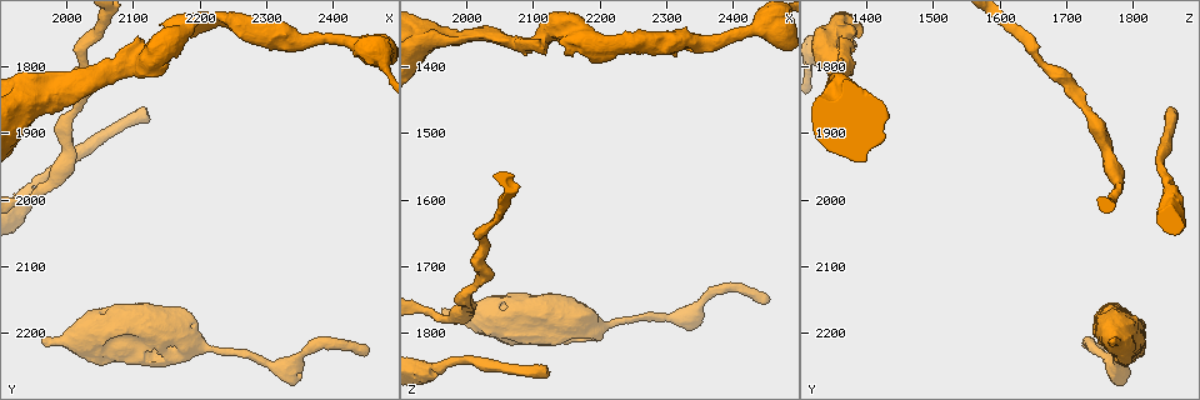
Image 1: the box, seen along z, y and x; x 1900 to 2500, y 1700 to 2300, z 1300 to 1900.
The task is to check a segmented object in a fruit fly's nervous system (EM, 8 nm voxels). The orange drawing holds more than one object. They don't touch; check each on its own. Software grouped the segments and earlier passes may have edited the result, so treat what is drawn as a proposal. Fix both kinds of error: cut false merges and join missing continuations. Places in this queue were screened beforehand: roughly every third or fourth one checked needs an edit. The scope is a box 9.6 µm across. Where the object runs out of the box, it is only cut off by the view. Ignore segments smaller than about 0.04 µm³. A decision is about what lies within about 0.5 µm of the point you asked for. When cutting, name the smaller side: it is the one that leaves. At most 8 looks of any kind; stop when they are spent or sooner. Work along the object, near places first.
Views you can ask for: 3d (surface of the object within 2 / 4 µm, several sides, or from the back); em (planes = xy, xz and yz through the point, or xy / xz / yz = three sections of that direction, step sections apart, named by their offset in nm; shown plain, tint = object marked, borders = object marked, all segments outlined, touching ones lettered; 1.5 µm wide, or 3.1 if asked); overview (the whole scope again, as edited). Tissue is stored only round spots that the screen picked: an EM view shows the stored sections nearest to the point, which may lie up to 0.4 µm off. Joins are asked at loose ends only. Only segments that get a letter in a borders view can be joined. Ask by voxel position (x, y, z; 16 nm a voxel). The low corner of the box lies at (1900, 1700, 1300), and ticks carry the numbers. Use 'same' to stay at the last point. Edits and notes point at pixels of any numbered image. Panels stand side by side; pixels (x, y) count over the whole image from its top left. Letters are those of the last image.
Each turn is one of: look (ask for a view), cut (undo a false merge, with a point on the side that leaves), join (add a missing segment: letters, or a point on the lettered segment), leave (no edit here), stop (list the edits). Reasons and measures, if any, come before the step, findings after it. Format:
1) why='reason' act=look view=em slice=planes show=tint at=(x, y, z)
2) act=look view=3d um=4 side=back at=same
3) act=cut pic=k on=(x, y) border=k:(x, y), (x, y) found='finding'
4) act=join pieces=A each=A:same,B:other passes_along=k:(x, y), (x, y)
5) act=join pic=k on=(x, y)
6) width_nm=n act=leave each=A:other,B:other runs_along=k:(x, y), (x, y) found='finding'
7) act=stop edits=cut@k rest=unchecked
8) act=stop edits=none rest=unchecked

why='free end' act=look view=3d um=4 at=(2155, 2235, 1815)

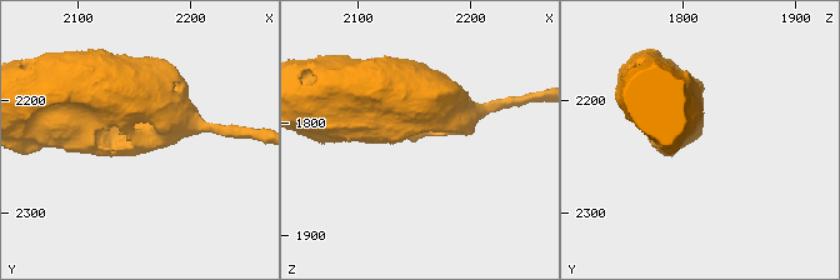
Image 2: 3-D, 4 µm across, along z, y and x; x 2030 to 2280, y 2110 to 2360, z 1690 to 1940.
why='need the tissue' act=look view=em slice=planes show=borders at=(2154, 2230, 1816)

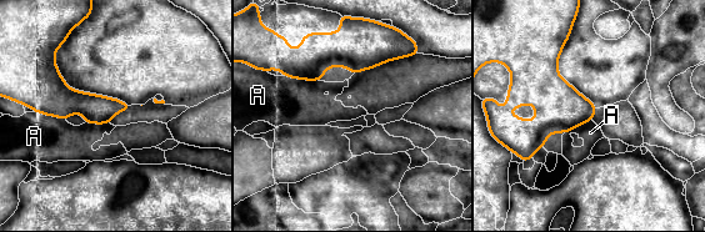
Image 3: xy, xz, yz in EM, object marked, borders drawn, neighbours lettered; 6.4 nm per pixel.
act=leave each=A:other border=3:(284, 75), (318, 81) found='none of them fits'

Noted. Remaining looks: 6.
why='long arm stops here' act=look view=em slice=planes show=borders at=(1965, 2215, 1765)

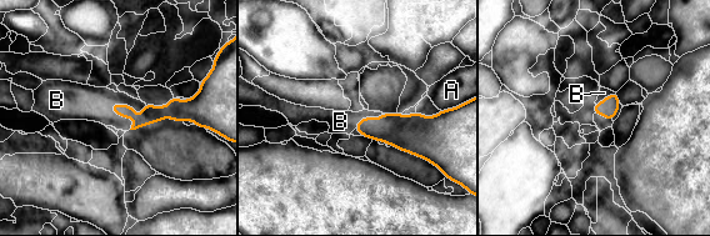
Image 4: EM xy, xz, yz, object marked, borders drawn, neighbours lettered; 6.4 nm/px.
act=join pieces=B each=A:other,B:same found='it goes on there'

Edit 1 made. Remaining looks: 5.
why='thick turns thin' act=look view=3d um=4 at=(1970, 1980, 1780)

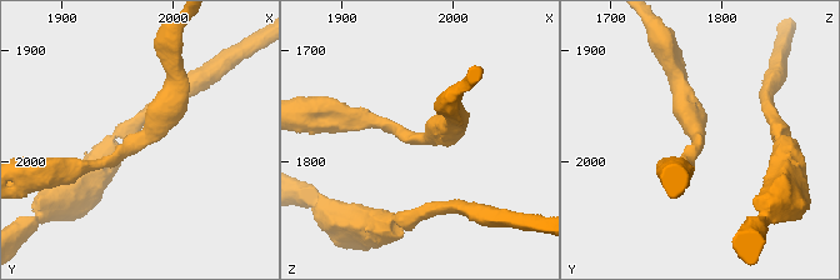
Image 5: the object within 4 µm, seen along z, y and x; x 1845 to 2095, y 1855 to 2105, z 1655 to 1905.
arm_widths_nm=170,420 why='shape alone is not enough' act=look view=em slice=planes show=tint at=(1974, 1976, 1780)

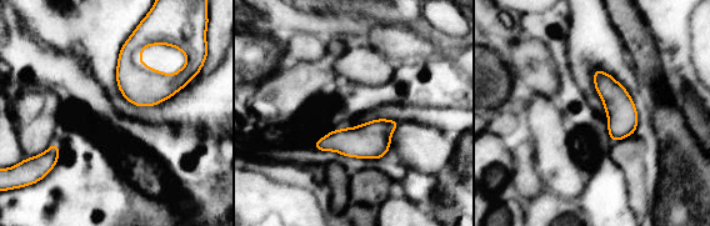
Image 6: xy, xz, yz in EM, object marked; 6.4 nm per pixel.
act=look view=em slice=planes show=borders at=same

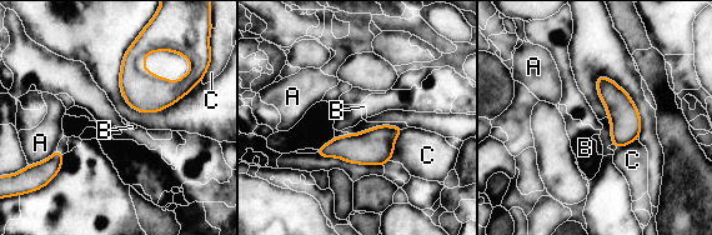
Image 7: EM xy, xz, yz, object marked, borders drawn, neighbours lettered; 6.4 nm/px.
act=leave each=A:other,B:other,C:other found='all the same cell'

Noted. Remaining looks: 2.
why='branch point' act=look view=3d um=4 side=back at=(2440, 1765, 1340)

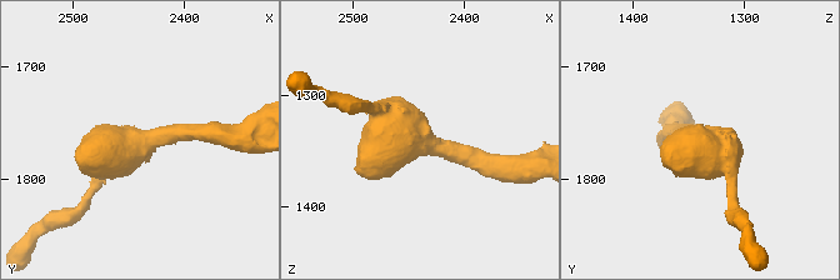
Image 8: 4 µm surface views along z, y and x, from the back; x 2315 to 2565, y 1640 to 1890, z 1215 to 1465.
act=look view=em slice=xz step=4 show=borders at=(2436, 1766, 1340)

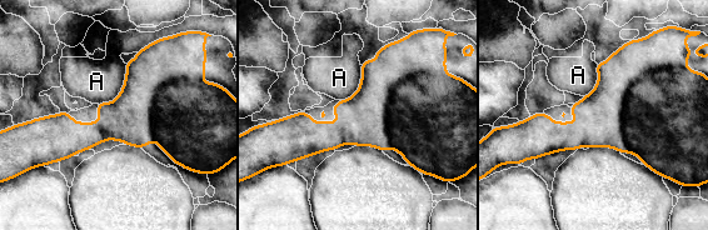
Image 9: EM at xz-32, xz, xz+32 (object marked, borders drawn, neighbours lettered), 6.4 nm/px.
width_nm=340 act=leave each=A:other border=9:(126, 64), (120, 93), (98, 104) found='all the same cell'

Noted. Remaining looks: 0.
act=stop edits=join@4 rest=unchecked

